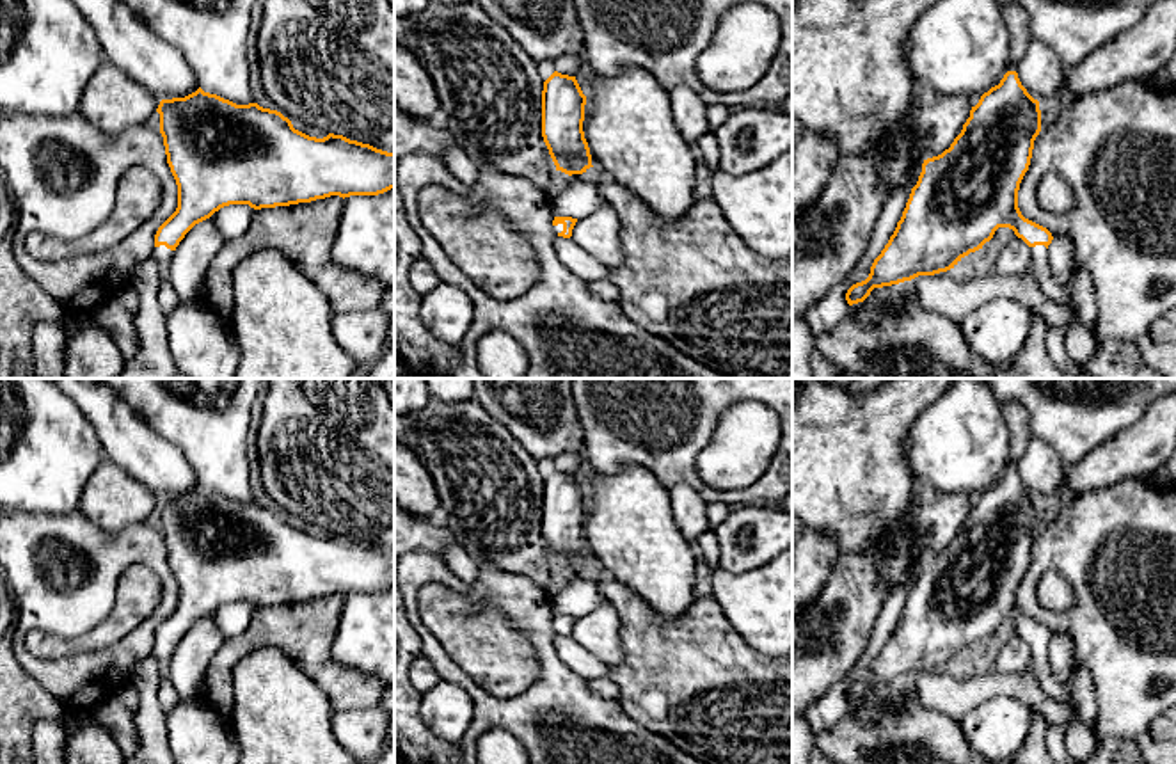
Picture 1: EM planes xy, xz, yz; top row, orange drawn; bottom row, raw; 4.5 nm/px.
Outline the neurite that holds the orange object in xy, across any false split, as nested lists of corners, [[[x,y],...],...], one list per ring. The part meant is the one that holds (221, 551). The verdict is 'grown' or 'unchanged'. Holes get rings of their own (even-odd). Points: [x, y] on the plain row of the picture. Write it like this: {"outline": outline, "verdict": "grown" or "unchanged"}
{"outline": [[[199,485],[185,496],[162,497],[156,510],[167,561],[178,583],[178,606],[158,625],[151,654],[162,680],[169,679],[172,652],[185,633],[224,604],[261,608],[330,593],[378,593],[394,586],[394,551],[334,531],[309,535],[281,510],[258,501],[236,503]]], "verdict": "grown"}

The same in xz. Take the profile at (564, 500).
{"outline": [[[554,469],[542,489],[542,535],[556,563],[568,574],[583,572],[592,553],[583,529],[586,494],[576,474]]], "verdict": "unchanged"}

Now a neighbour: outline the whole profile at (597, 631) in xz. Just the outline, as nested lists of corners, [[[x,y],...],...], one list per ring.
[[[606,601],[593,611],[577,617],[570,634],[586,652],[609,665],[624,663],[620,641],[620,618],[615,606]]]

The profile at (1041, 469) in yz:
[[[1030,437],[1016,471],[1027,490],[1043,499],[1062,490],[1066,464],[1046,441]]]

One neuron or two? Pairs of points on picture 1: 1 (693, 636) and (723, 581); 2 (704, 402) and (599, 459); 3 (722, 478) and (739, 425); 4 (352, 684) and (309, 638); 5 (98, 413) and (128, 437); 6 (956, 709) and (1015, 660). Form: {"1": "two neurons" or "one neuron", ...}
{"1": "two neurons", "2": "one neuron", "3": "one neuron", "4": "one neuron", "5": "one neuron", "6": "two neurons"}

